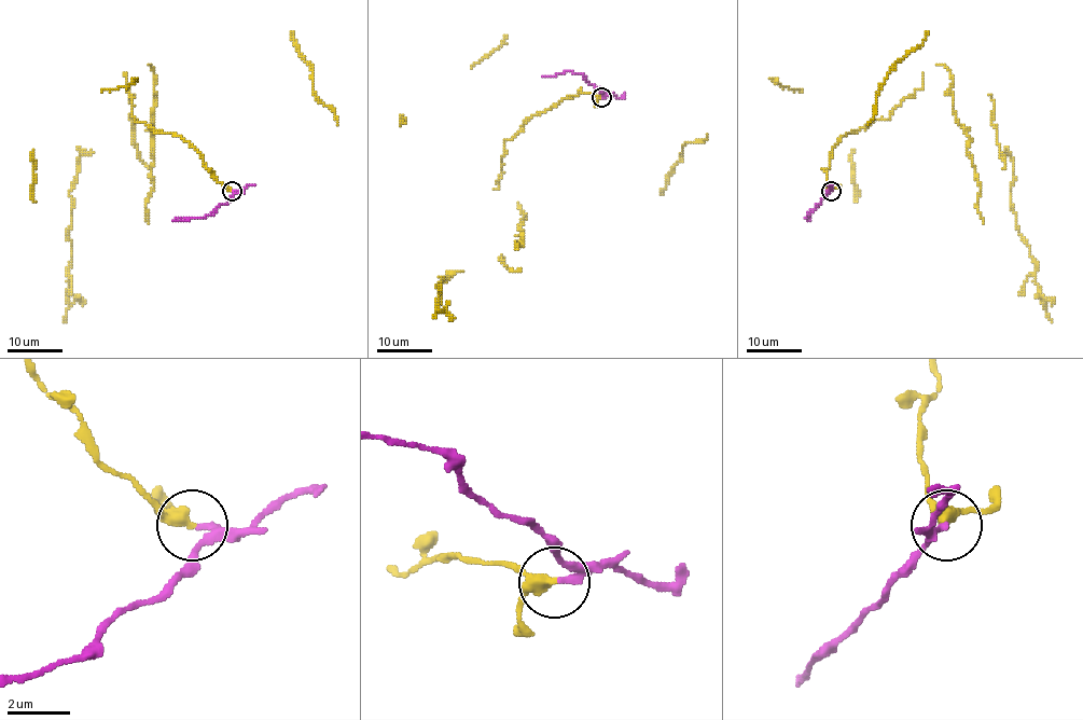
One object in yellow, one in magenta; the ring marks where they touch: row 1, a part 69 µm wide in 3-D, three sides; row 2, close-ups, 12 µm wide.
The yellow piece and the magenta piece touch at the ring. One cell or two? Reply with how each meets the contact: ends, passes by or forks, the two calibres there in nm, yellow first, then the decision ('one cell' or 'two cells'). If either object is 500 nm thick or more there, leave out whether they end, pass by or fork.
yellow passes by; magenta passes by; 320 nm thick on the yellow side, 190 nm on the other; two cells

